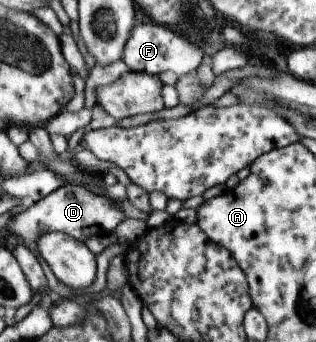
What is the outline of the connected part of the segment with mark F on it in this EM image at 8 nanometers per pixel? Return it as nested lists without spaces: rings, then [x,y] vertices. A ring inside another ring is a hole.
[[[149,21],[148,23],[136,24],[130,39],[128,39],[122,61],[132,72],[154,74],[156,76],[158,73],[168,71],[181,76],[194,73],[198,69],[202,57],[204,57],[202,48],[173,33],[171,28],[156,25],[156,23]]]

